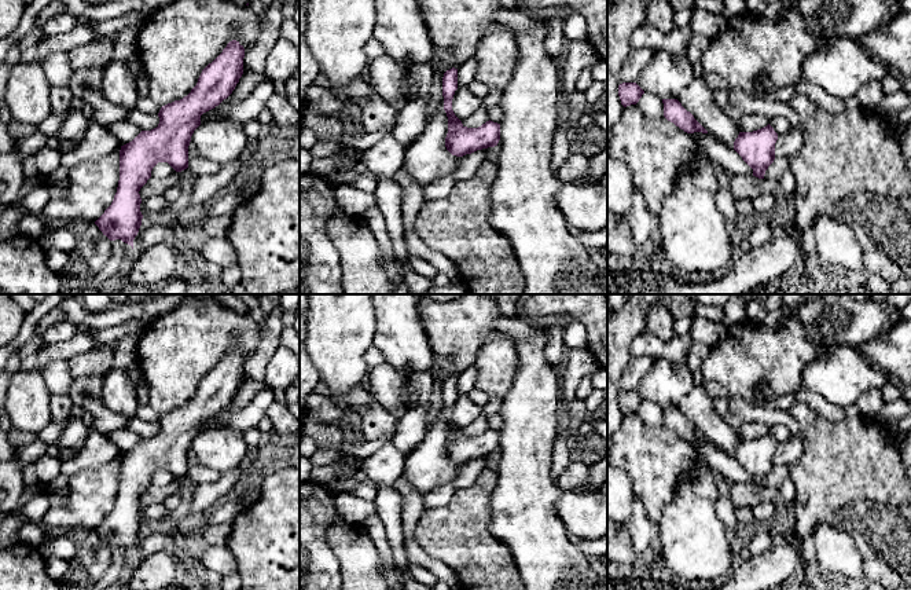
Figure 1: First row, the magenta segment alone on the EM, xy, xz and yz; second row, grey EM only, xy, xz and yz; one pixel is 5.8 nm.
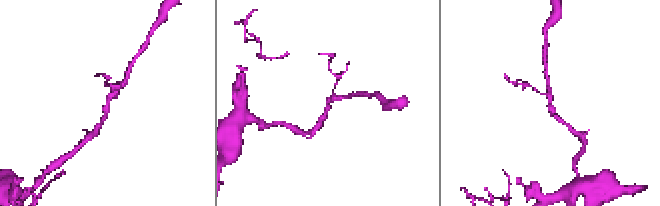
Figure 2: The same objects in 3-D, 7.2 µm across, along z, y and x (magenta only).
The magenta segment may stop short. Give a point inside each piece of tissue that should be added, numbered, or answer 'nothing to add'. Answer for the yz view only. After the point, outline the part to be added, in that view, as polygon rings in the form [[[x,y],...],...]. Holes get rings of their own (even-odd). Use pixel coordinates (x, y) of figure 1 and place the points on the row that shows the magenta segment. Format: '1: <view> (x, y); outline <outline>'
nothing to add

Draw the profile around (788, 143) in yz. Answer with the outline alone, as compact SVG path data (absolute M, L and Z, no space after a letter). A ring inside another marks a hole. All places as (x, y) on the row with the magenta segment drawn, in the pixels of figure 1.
M791 128L787 133L779 135L775 143L775 157L786 157L797 153L802 146L801 131Z

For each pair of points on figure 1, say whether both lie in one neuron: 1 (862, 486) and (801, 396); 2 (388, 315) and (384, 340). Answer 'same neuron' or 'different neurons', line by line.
1: different neurons
2: same neuron

